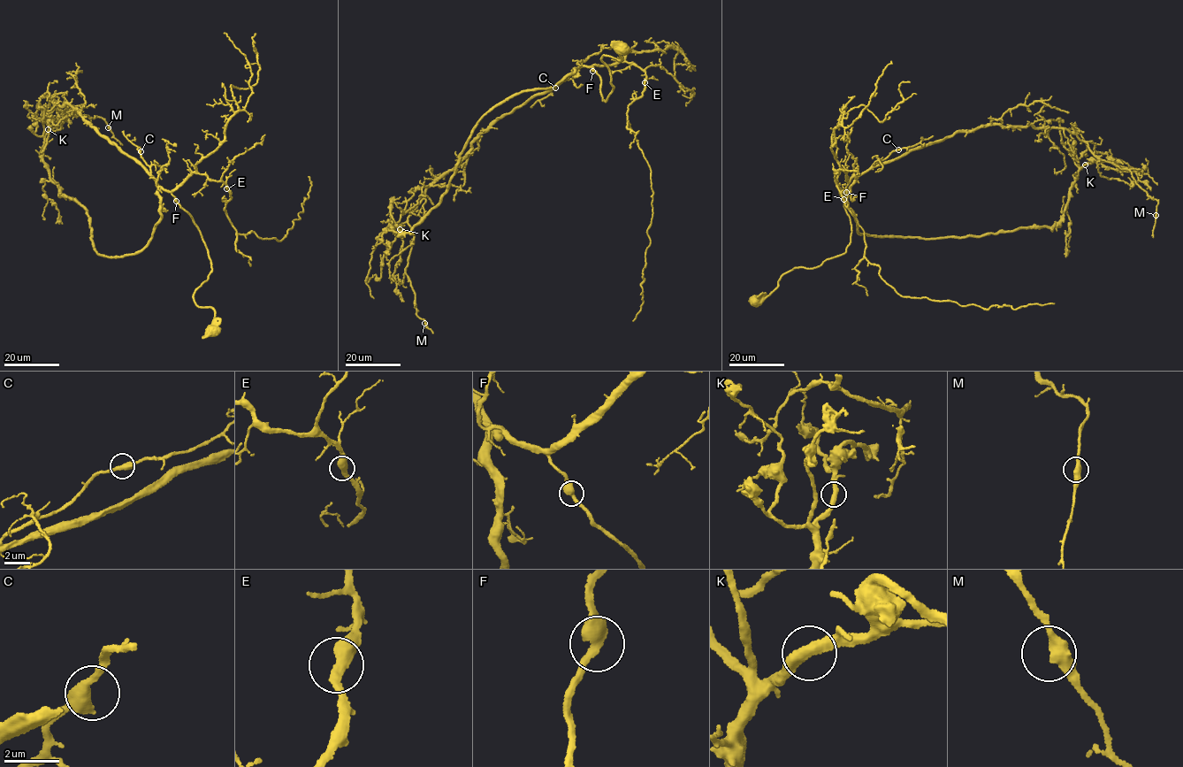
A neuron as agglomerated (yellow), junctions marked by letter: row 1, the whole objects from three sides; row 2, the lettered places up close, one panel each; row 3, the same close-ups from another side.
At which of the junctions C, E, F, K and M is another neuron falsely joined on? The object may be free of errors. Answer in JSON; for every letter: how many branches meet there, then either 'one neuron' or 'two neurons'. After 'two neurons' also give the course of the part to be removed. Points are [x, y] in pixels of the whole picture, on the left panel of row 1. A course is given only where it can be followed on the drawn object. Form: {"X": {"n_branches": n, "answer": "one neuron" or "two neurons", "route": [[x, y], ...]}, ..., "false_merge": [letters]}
{"C": {"n_branches": 2, "answer": "one neuron"}, "E": {"n_branches": 2, "answer": "one neuron"}, "F": {"n_branches": 2, "answer": "one neuron"}, "K": {"n_branches": 2, "answer": "one neuron"}, "M": {"n_branches": 2, "answer": "one neuron"}, "false_merge": []}

